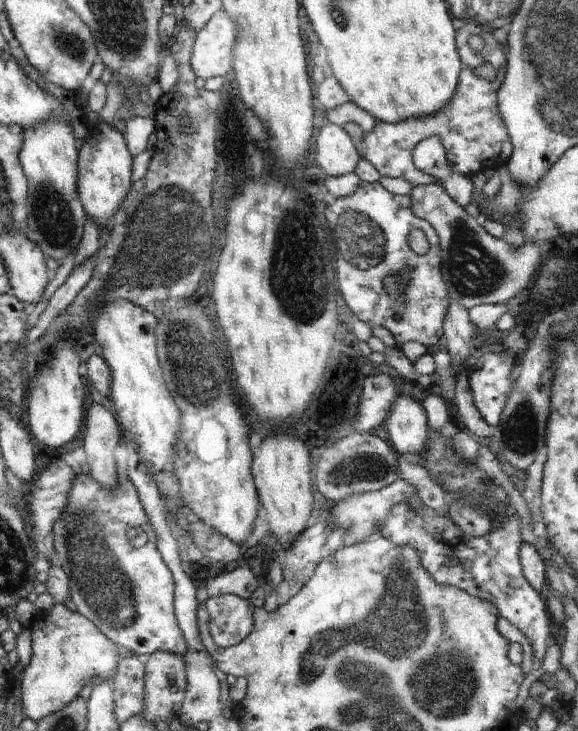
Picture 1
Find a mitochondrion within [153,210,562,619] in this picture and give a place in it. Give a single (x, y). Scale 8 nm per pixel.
(194, 366)

